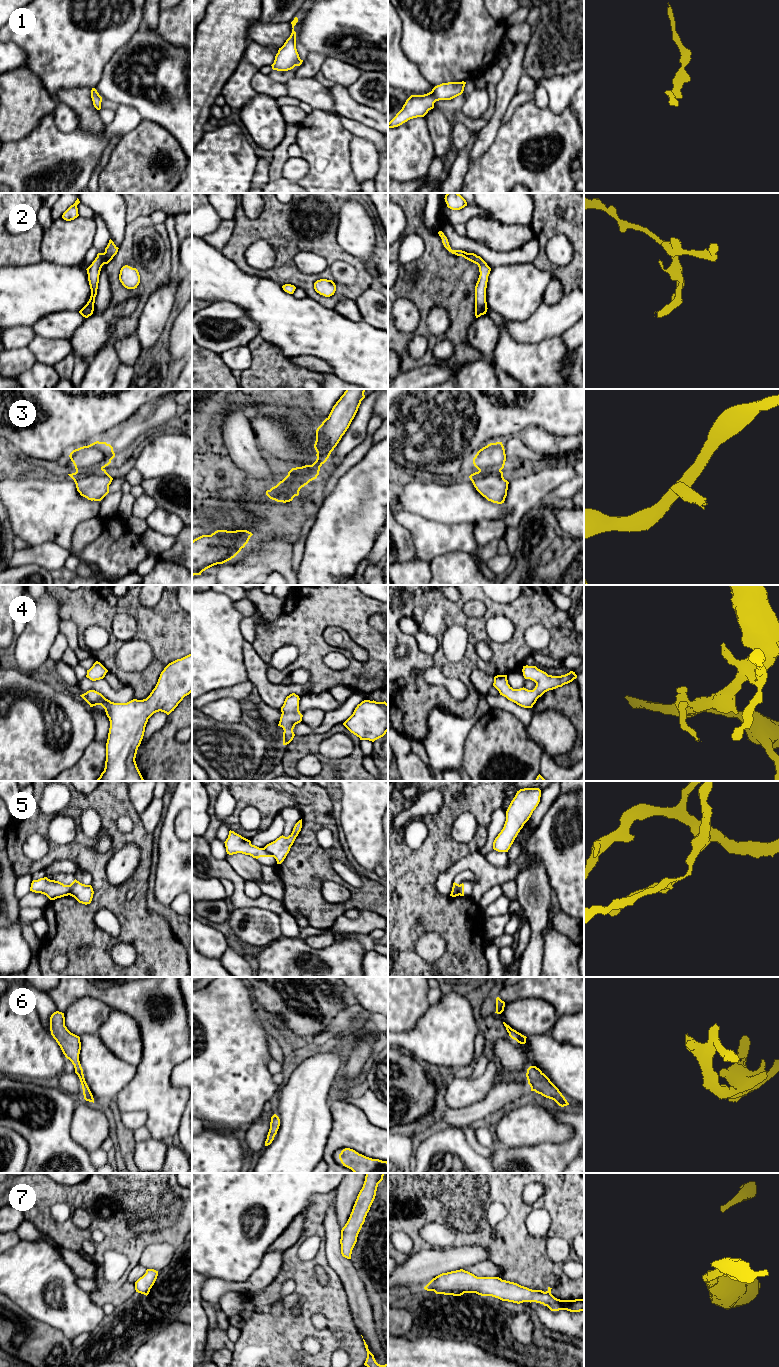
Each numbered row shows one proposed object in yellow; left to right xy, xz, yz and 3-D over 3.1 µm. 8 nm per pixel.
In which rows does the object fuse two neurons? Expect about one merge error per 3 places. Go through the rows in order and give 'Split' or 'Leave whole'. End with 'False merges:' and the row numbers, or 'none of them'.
1: Leave whole
2: Leave whole
3: Leave whole
4: Leave whole
5: Split
6: Leave whole
7: Leave whole
False merges: 5

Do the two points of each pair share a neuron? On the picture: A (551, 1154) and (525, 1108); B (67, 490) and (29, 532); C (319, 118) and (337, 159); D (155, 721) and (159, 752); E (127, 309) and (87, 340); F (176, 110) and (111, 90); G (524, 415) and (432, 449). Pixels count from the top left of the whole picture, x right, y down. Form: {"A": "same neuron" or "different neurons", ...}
{"A": "different neurons", "B": "same neuron", "C": "same neuron", "D": "different neurons", "E": "same neuron", "F": "same neuron", "G": "same neuron"}

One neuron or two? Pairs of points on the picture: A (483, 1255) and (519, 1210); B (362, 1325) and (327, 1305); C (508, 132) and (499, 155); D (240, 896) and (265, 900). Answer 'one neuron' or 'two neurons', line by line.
A: two neurons
B: two neurons
C: one neuron
D: one neuron

